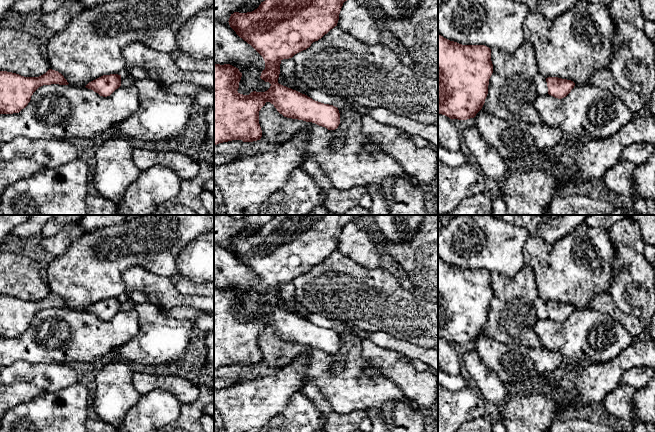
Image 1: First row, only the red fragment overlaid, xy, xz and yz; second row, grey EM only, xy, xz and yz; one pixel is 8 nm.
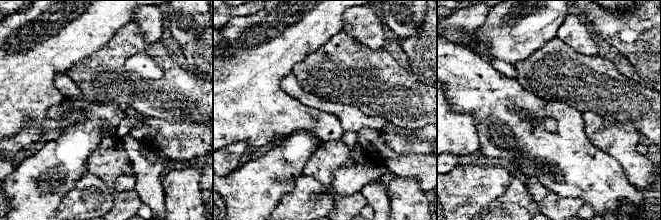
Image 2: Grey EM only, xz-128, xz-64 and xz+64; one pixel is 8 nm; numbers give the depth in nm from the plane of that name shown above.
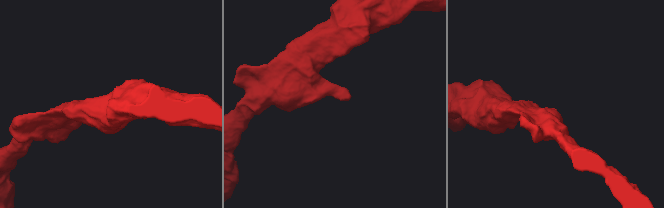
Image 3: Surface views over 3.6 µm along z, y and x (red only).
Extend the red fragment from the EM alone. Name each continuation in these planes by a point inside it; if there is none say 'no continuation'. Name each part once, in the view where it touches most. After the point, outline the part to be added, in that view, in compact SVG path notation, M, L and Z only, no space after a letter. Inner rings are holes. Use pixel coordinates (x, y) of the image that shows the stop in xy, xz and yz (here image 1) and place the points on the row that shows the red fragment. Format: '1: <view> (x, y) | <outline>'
no continuation

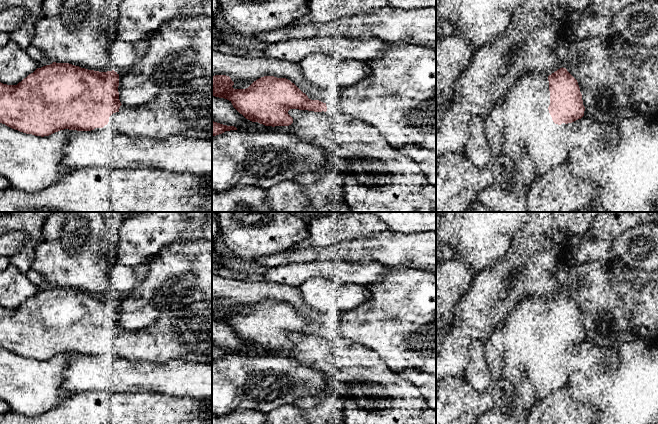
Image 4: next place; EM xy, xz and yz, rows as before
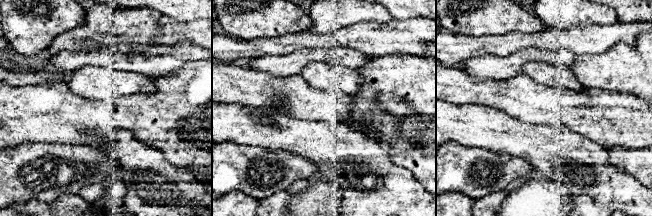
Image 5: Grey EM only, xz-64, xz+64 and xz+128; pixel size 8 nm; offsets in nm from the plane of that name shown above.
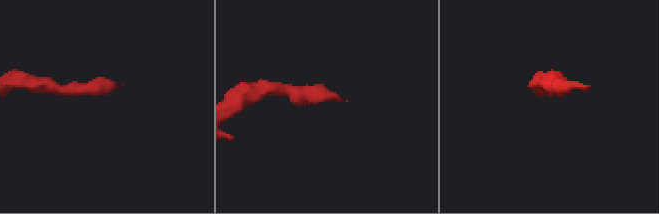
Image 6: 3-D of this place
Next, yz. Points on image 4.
1: yz (544, 120) | M548 90L548 104L540 112L536 120L536 124L533 128L533 131L538 128L549 128L556 131L558 133L558 136L560 137L560 134L563 131L563 129L571 123L568 124L562 123L561 125L555 124L548 110L549 105L550 105L550 91Z

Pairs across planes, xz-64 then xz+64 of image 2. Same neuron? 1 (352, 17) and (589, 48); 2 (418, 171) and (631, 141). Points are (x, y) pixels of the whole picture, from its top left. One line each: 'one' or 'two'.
1: one
2: one

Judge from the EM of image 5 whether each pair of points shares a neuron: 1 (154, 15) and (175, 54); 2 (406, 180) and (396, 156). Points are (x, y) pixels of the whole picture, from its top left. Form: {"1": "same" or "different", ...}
{"1": "different", "2": "different"}

